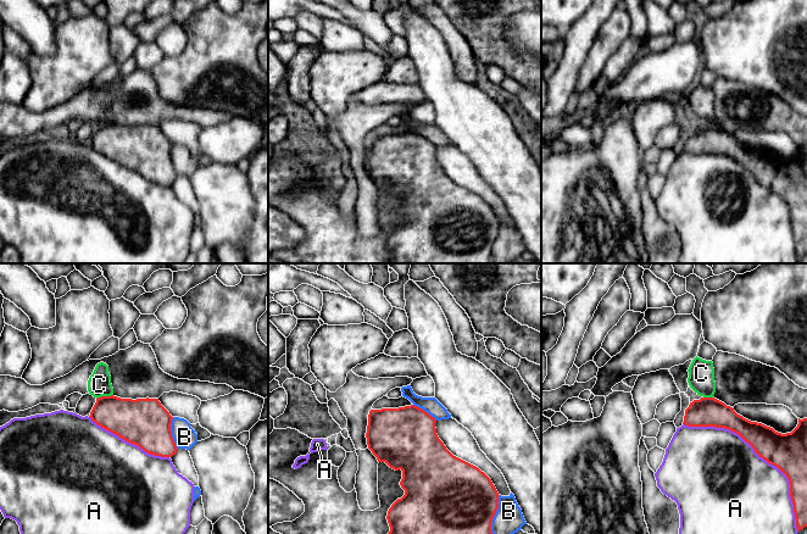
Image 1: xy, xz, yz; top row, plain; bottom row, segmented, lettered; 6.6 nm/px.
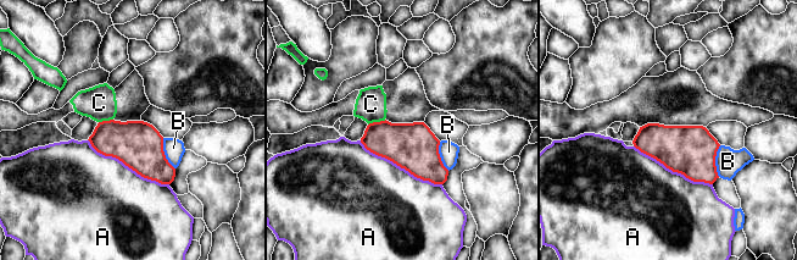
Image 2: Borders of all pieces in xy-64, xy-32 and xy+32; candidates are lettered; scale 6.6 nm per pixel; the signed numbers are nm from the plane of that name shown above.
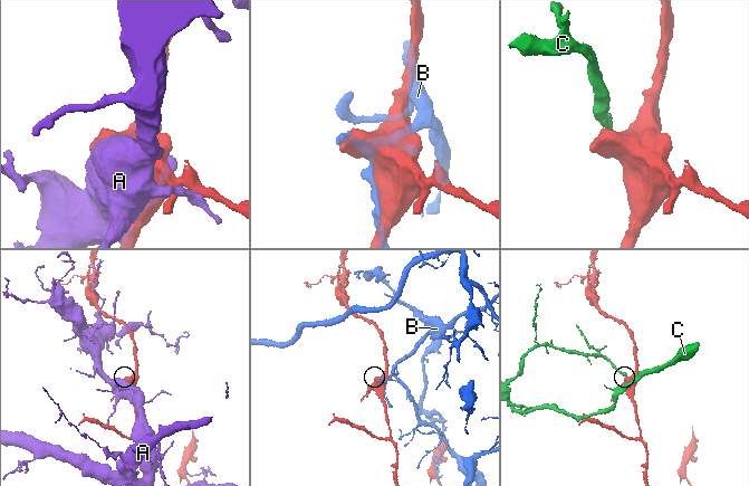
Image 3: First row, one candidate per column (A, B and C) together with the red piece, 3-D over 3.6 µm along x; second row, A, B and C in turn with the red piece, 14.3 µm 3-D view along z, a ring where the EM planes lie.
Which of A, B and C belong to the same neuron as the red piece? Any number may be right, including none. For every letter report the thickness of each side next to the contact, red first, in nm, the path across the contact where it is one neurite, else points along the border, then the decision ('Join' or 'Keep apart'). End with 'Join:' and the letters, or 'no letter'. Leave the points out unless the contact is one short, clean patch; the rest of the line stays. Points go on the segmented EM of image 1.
A: Thickness 240 nm (red) against 500 nm. Keep apart
B: Thickness 460 nm (red) against 190 nm. Keep apart
C: Thickness 280 nm (red) against 160 nm. Boundary: xy (112, 394), (96, 399). Keep apart
Join: no letter

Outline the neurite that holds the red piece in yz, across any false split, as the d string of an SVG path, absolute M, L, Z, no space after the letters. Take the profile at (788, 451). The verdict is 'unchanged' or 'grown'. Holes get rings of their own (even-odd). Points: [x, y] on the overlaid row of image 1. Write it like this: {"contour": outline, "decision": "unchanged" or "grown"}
{"contour": "M701 397L690 402L683 424L725 428L739 434L759 457L787 477L797 532L807 527L807 418L798 418L791 433L781 434L744 418L714 397Z", "decision": "unchanged"}

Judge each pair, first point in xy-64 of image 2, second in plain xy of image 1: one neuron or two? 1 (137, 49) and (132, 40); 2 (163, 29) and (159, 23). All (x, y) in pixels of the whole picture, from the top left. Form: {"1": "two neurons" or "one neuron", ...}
{"1": "two neurons", "2": "two neurons"}

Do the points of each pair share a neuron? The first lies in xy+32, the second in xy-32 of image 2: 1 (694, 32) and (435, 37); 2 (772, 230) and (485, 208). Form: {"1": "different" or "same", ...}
{"1": "different", "2": "same"}

